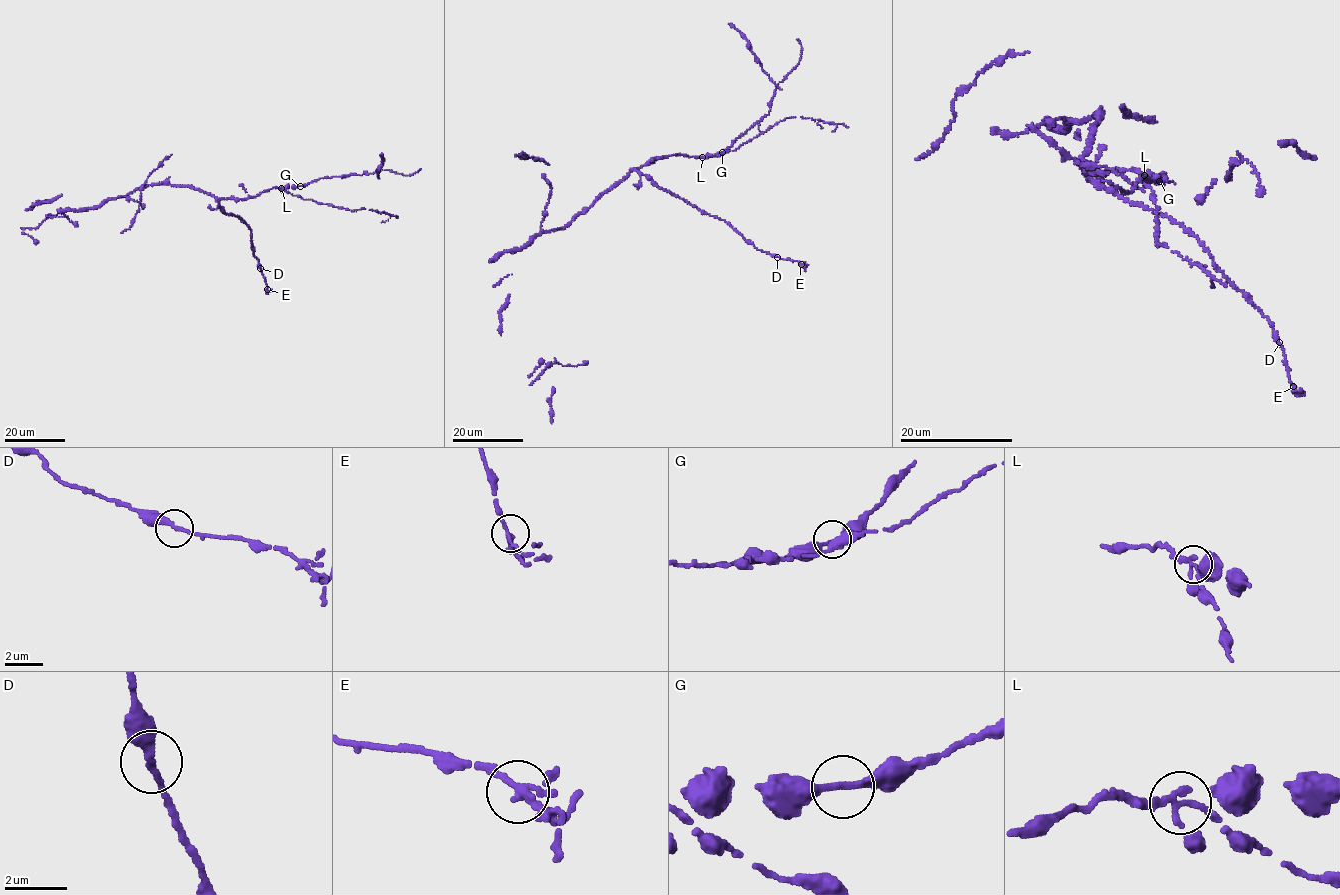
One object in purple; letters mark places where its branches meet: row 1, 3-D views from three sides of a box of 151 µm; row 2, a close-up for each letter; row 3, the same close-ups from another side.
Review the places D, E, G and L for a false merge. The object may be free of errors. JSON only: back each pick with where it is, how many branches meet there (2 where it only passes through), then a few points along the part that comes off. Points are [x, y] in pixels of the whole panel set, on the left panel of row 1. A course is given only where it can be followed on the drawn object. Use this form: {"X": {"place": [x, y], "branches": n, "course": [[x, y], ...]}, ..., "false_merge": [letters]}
{"L": {"place": [281, 188], "branches": 4, "course": [[281, 188], [319, 203], [352, 211], [365, 208], [389, 214], [388, 220], [381, 222]]}, "false_merge": ["L"]}

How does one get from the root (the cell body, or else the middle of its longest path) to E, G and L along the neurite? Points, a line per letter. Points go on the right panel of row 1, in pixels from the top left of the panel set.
E: (1096, 124), (1081, 160), (1084, 172), (1120, 197), (1170, 218), (1194, 235), (1213, 265), (1269, 320), (1293, 386)
G: (1096, 124), (1082, 160), (1089, 171), (1106, 175), (1114, 169), (1134, 169), (1145, 176), (1159, 178), (1159, 181)
L: (1096, 124), (1082, 160), (1089, 171), (1106, 175), (1114, 169), (1134, 169), (1144, 174)

